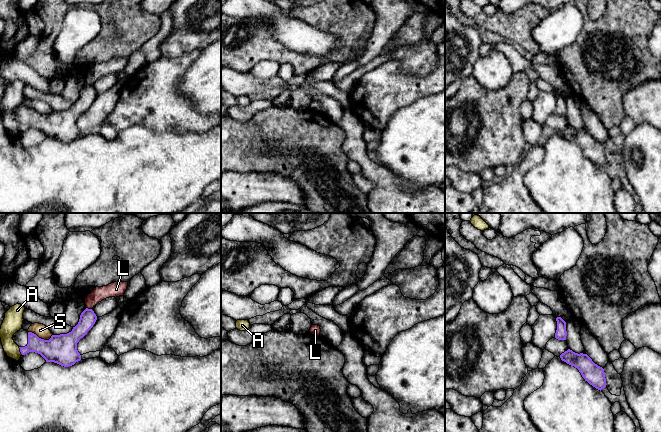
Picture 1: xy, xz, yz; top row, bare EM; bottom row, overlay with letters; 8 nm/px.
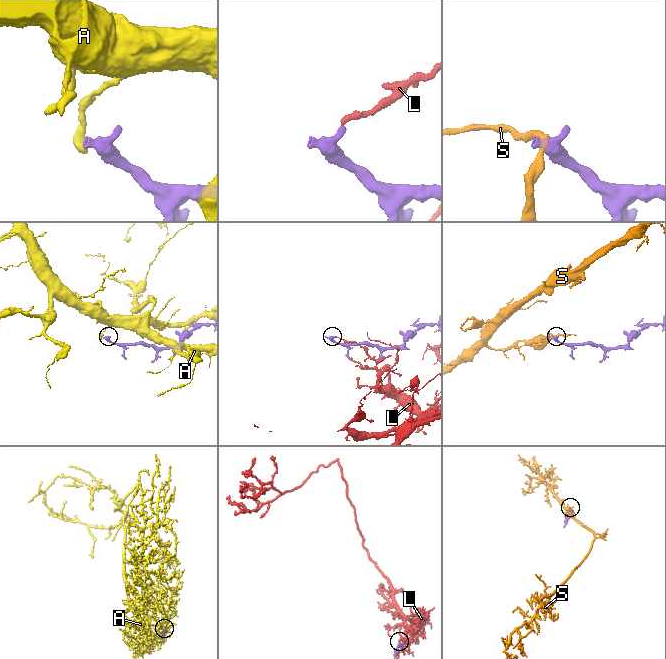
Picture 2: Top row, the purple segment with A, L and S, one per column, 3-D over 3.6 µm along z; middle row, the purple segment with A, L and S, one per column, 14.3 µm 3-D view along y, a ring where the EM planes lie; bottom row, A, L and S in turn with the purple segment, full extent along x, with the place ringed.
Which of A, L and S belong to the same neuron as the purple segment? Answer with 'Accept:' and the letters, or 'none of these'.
Accept: none of these

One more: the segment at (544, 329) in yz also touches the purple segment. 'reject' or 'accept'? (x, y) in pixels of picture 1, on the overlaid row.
reject

